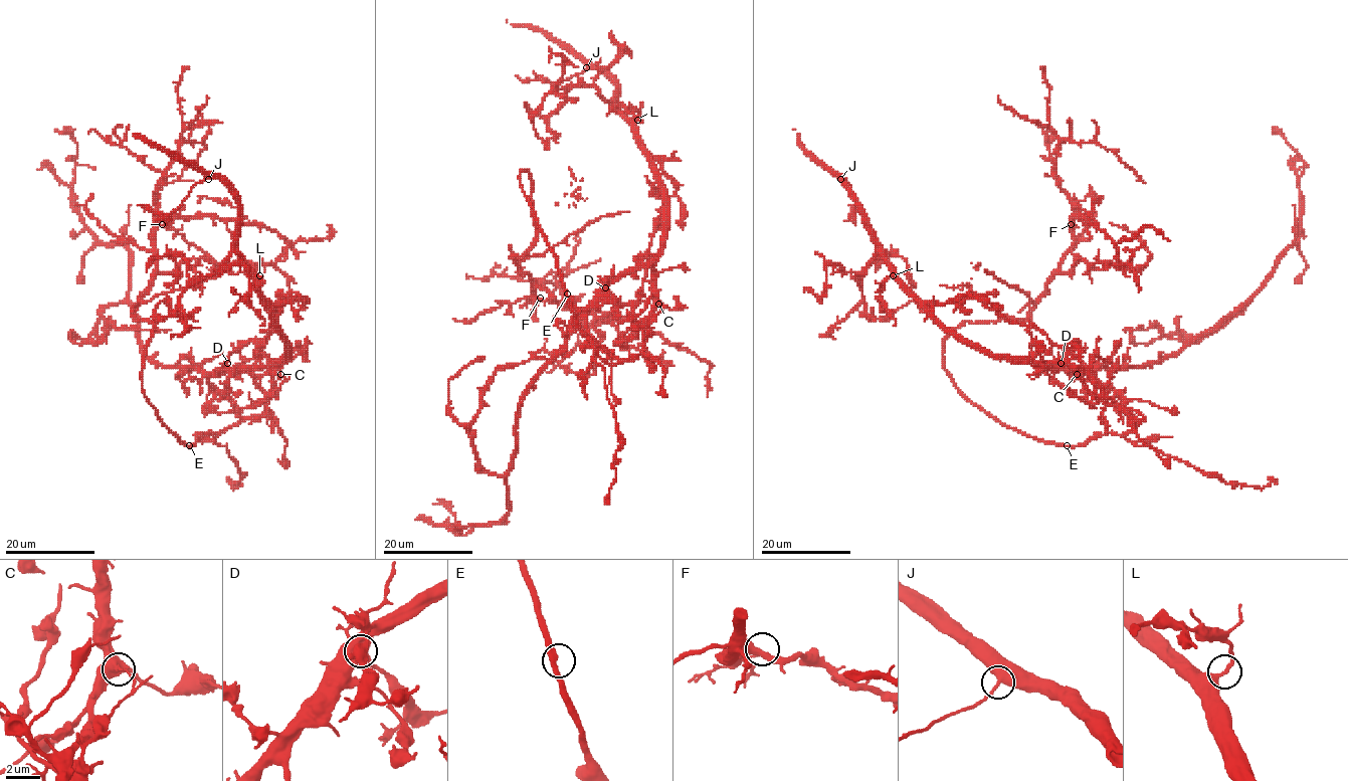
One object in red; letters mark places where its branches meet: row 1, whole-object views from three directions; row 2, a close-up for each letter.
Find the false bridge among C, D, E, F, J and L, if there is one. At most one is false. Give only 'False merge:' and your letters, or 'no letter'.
False merge: C

